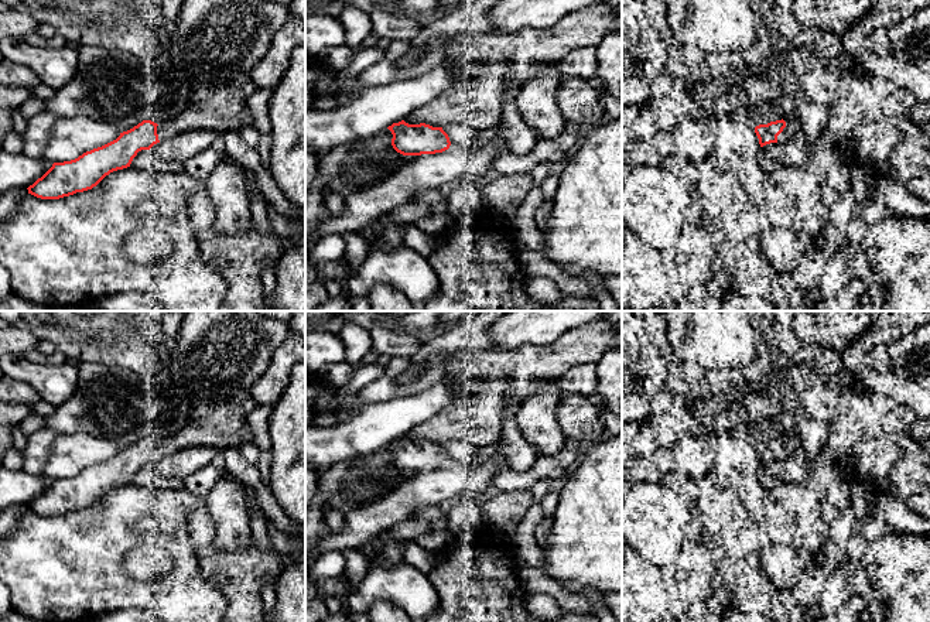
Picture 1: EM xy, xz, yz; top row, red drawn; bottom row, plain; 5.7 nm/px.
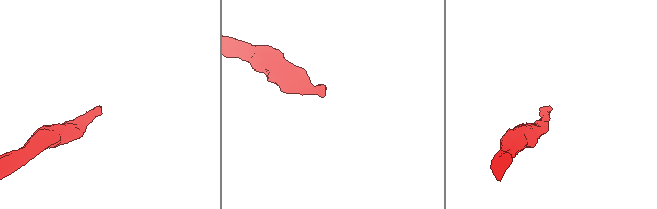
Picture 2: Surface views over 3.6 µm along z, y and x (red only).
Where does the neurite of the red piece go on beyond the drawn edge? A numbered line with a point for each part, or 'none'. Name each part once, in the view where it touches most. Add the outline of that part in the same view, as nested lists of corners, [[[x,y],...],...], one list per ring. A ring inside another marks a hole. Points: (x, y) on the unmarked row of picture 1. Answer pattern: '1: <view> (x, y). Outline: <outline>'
none

